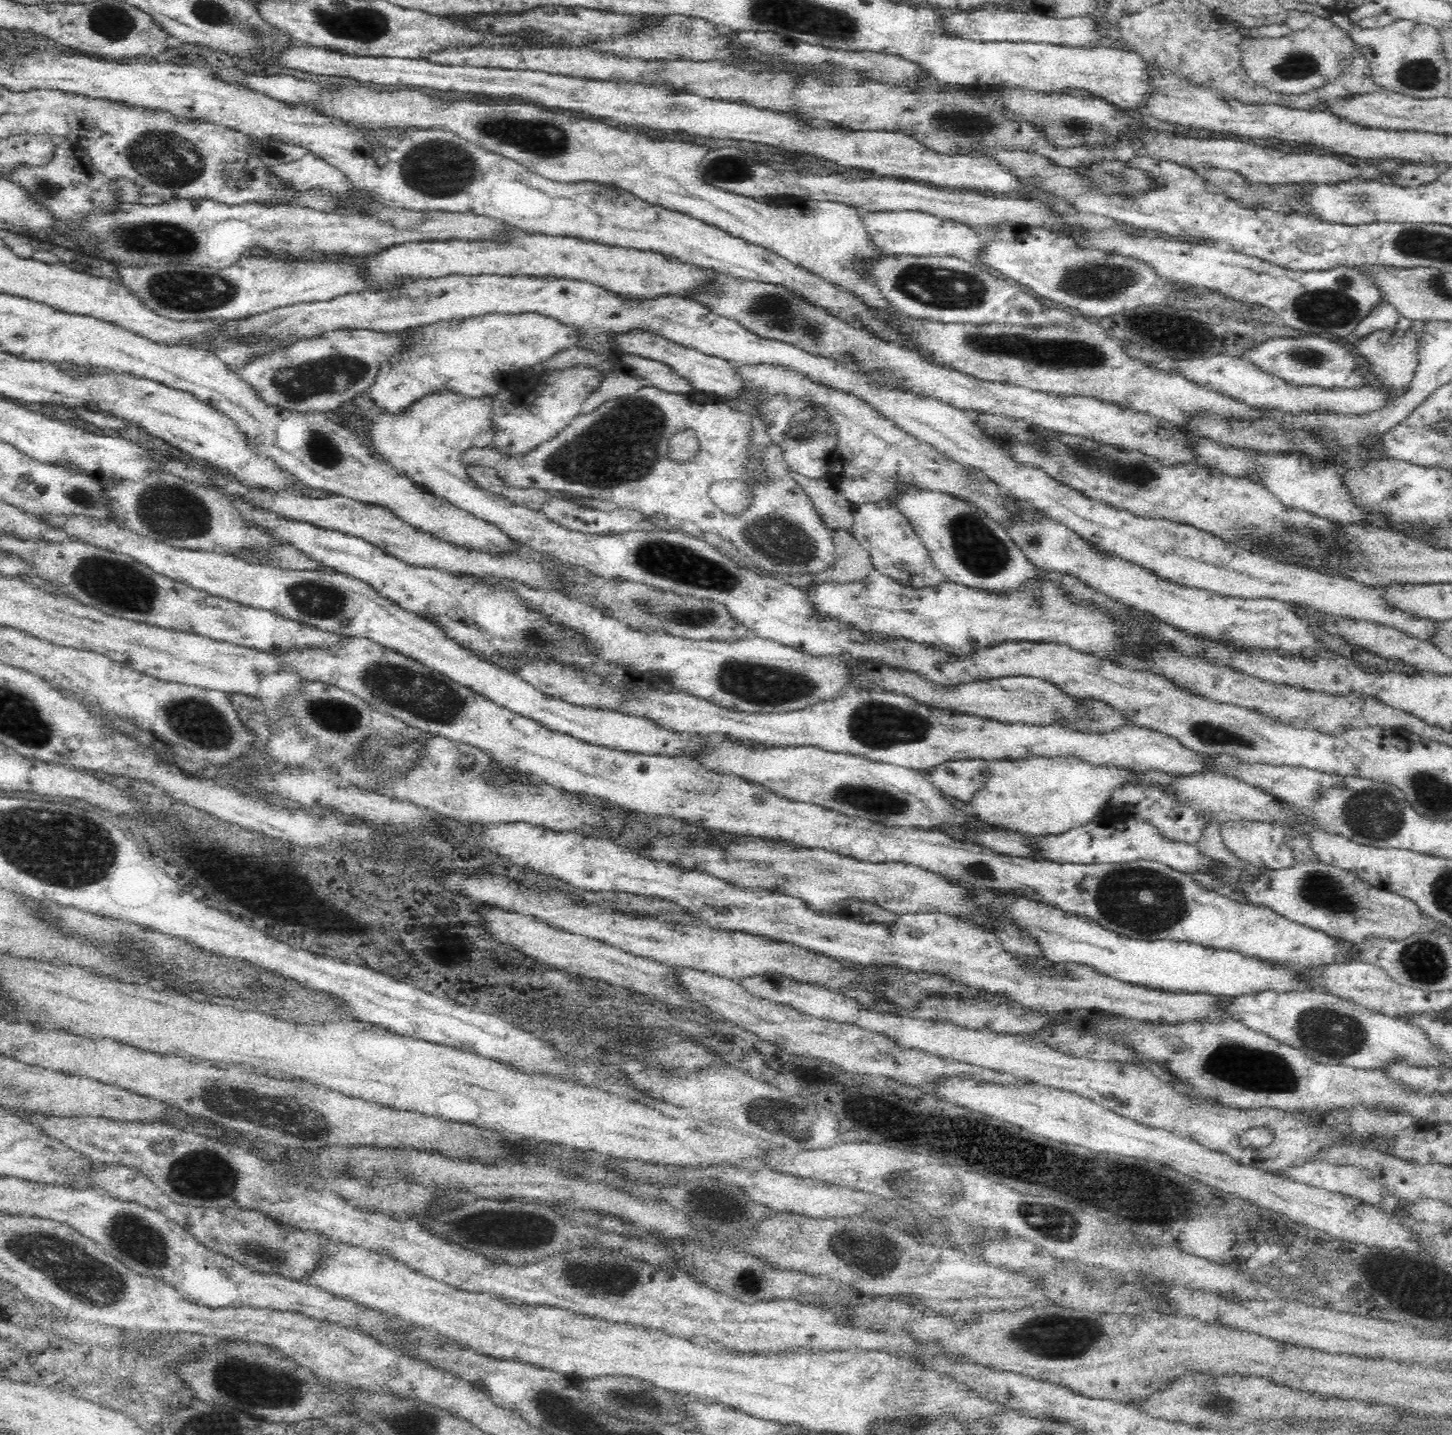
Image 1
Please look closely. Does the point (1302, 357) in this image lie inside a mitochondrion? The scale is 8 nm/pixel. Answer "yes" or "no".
yes

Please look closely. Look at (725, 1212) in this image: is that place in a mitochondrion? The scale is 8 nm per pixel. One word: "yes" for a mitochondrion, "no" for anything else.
yes

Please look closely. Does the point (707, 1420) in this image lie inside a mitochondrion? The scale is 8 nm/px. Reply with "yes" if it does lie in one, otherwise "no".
no

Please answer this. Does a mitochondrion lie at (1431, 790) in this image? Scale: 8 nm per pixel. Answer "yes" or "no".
yes

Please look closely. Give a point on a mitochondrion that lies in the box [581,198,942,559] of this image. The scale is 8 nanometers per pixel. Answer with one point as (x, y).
(775, 311)

